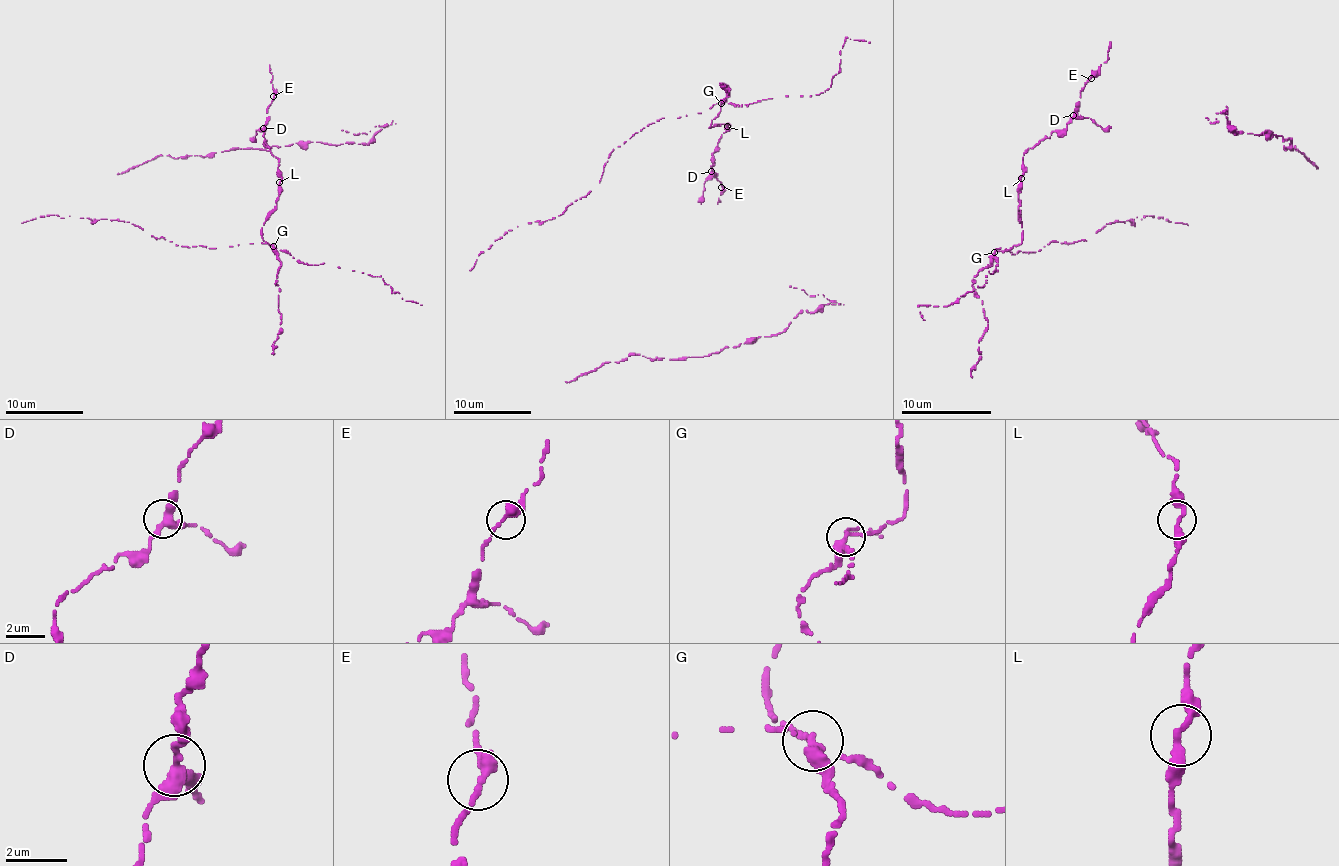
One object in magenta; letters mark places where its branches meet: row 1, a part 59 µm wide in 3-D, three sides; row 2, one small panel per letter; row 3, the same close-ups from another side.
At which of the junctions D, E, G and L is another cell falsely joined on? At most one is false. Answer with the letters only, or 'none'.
G

